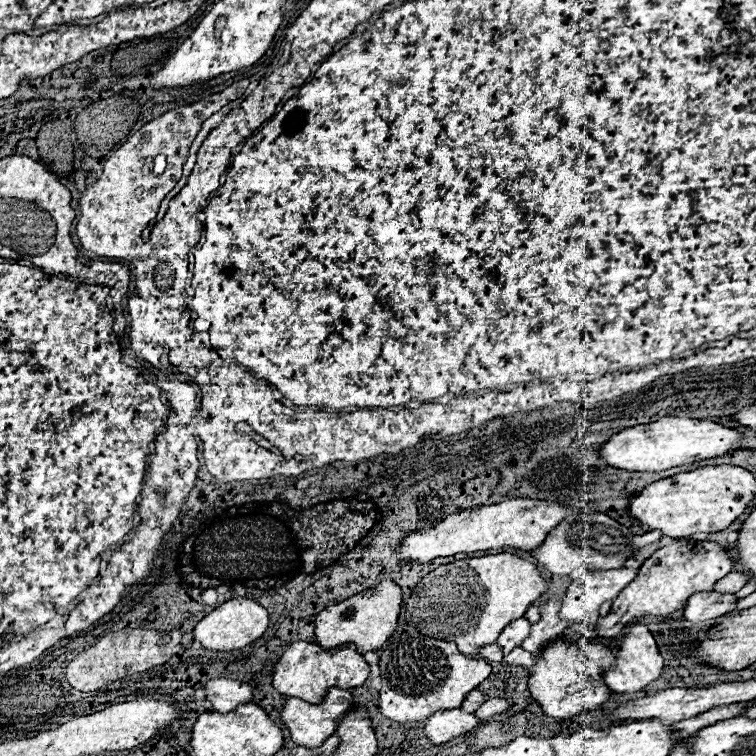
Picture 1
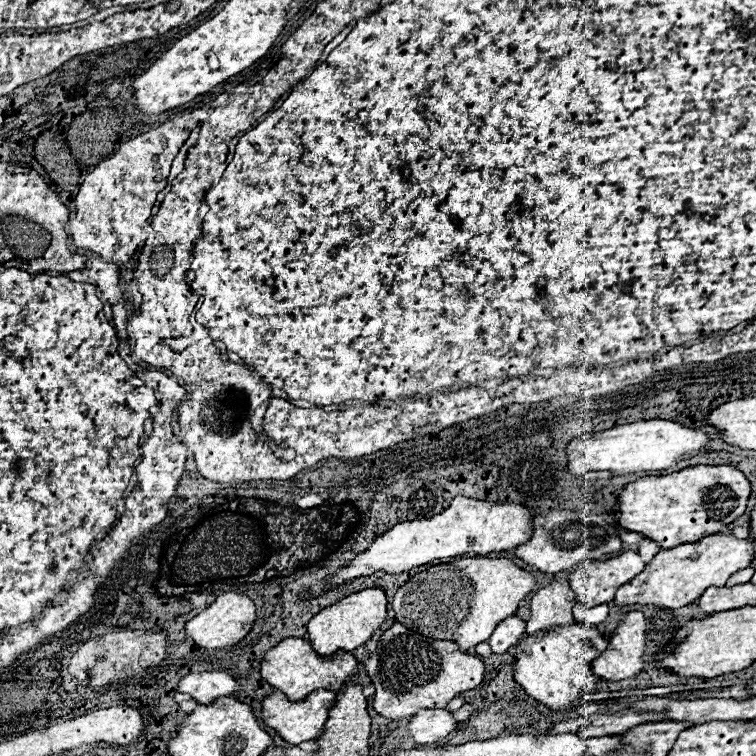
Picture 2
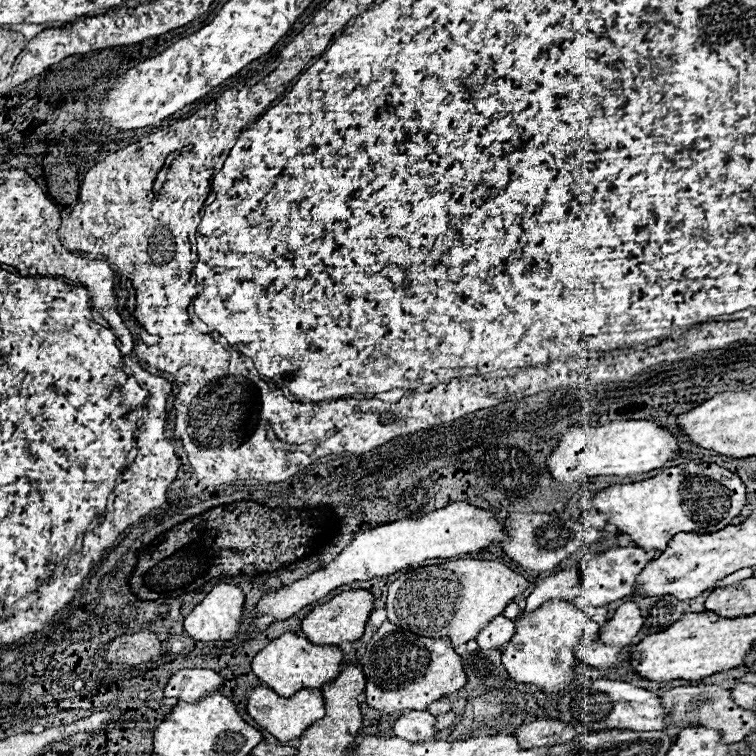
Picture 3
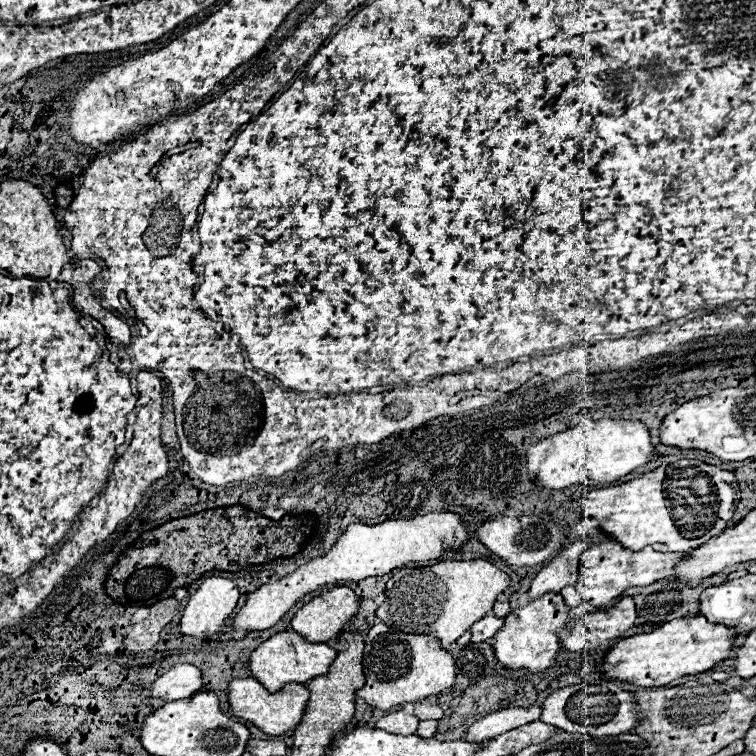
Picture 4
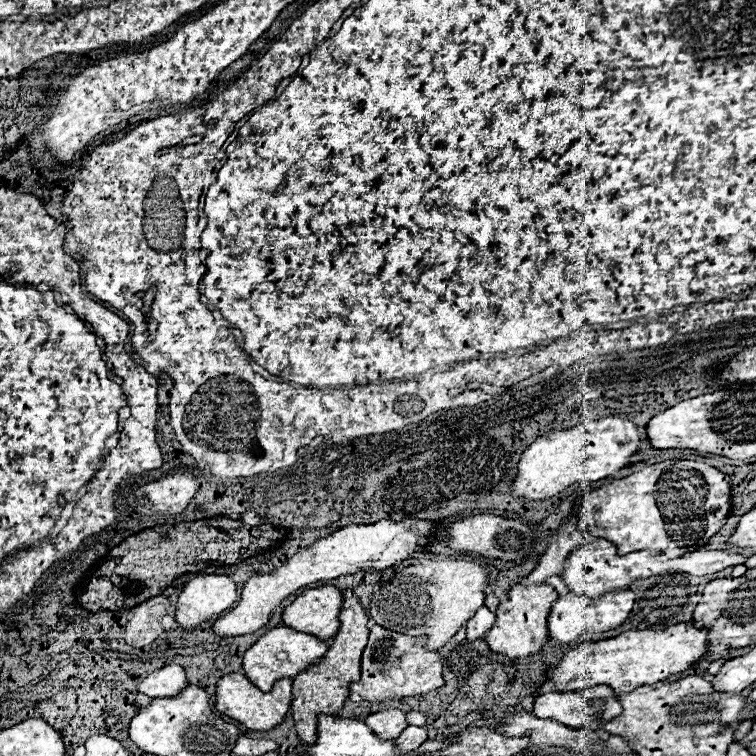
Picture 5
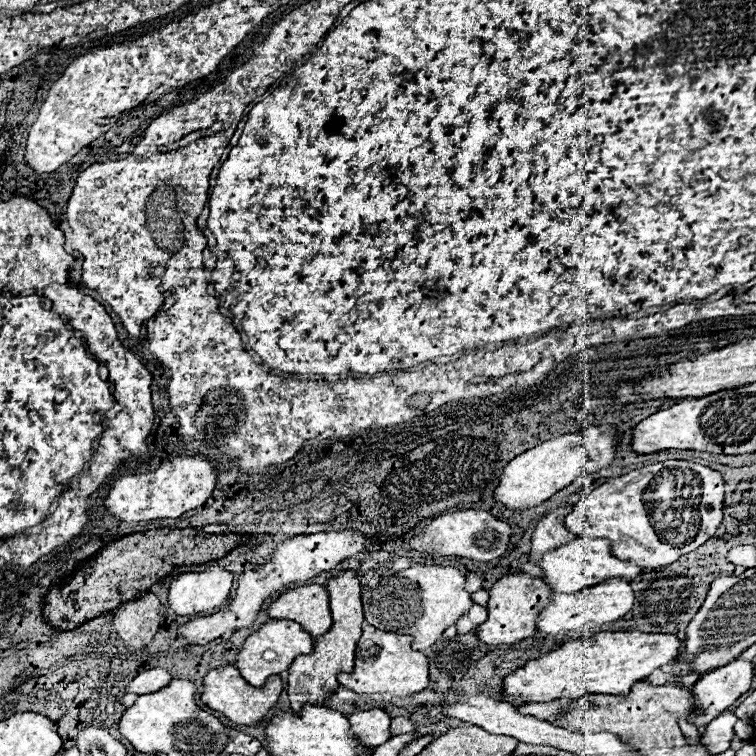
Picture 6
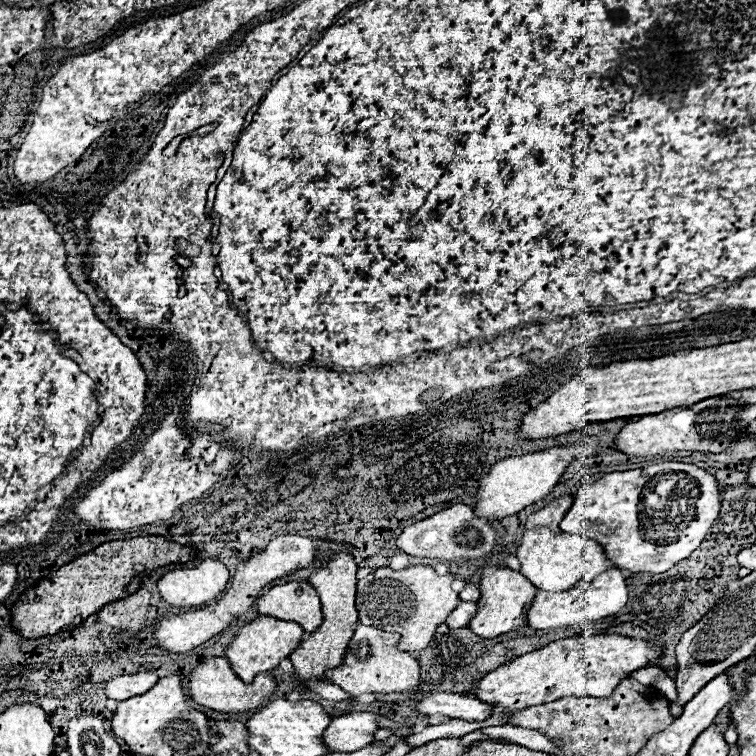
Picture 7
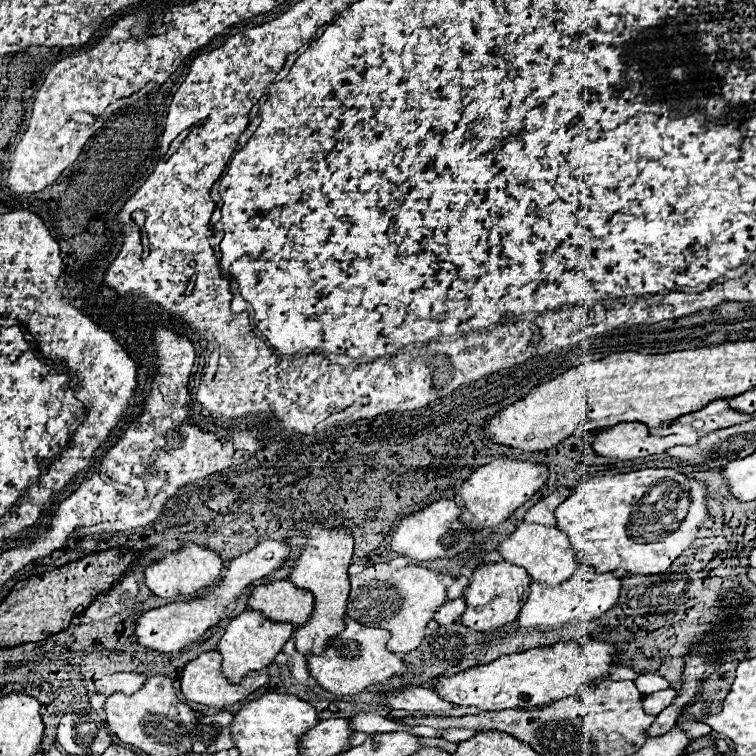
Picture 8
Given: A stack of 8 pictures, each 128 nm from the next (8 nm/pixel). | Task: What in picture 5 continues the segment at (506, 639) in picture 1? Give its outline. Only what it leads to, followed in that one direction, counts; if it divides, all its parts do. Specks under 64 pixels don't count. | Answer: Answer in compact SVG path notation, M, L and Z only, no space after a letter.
M480 608L468 622L466 622L466 636L468 638L484 638L488 634L488 630L492 628L492 624L496 622L494 612L490 612L488 608Z

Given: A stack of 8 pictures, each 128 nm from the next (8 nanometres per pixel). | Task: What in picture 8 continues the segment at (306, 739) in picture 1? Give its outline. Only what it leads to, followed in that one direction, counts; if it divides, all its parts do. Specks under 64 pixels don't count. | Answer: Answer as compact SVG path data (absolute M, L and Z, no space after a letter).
M204 652L198 658L190 660L184 666L182 676L180 676L180 688L182 688L182 694L186 696L186 700L192 700L192 702L198 702L198 704L204 704L204 706L218 706L218 708L240 702L242 698L246 698L248 694L252 694L254 690L258 690L266 684L268 684L268 676L260 674L260 672L246 674L240 680L240 684L230 684L228 680L224 680L220 676L220 654L218 652Z

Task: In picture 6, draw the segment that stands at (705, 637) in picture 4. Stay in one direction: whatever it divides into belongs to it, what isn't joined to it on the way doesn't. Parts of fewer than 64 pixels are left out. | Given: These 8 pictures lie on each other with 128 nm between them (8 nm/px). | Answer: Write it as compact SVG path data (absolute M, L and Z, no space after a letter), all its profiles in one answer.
M598 632L598 634L590 636L590 638L578 638L578 640L566 642L566 644L562 644L562 646L558 646L556 650L550 650L550 652L548 652L548 654L544 654L542 658L532 660L532 662L528 662L528 664L524 664L524 666L522 666L522 668L518 668L516 672L510 672L510 674L504 678L504 682L502 682L502 698L504 698L504 700L508 700L508 702L518 702L518 700L522 700L522 704L528 704L528 702L552 702L554 698L572 700L572 698L580 698L580 696L584 696L584 694L628 694L628 690L630 690L630 688L632 688L636 682L644 680L644 678L646 678L646 676L650 676L654 670L662 668L664 664L672 664L672 662L678 658L680 648L682 648L682 642L680 642L680 640L678 640L674 634L644 634L644 632Z

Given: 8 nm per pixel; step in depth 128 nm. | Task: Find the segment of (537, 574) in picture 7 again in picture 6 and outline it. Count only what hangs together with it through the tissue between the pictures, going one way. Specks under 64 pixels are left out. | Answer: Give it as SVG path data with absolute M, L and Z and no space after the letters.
M578 536L572 542L546 552L540 558L538 568L544 572L544 580L548 582L550 590L552 592L564 592L564 594L574 594L586 586L594 586L594 584L604 582L608 578L634 580L642 572L632 562L616 560L610 554L610 542L606 538L588 538L588 536Z

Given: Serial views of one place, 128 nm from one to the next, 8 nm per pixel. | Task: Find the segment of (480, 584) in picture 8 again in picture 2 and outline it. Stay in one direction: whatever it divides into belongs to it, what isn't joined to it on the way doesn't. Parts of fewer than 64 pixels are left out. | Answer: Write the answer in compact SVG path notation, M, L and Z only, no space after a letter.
M584 622L568 626L550 626L532 636L524 636L514 654L514 680L538 702L560 710L584 694L596 692L598 678L592 672L592 660L608 646L596 630Z

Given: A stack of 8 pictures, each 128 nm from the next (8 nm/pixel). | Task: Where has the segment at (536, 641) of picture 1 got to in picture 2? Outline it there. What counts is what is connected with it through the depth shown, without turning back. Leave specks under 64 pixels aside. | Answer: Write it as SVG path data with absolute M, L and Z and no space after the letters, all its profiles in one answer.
M556 580L530 598L530 620L526 622L526 634L540 632L548 626L572 624L572 608L576 604L576 594L572 592L568 580Z

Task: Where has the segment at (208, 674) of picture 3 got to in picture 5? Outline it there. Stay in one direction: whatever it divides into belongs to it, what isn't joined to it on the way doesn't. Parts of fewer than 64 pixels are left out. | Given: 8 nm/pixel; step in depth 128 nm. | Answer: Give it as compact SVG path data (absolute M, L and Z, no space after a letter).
M168 664L148 674L138 684L138 692L150 698L166 698L166 696L176 696L180 690L184 690L184 686L188 686L184 668L178 664Z

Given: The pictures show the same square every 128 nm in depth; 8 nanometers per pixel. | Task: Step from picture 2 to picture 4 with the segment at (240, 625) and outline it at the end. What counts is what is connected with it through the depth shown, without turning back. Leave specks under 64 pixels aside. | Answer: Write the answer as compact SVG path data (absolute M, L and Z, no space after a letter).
M218 576L206 578L188 598L180 618L180 632L196 638L218 634L236 608L238 598L240 592L232 580Z

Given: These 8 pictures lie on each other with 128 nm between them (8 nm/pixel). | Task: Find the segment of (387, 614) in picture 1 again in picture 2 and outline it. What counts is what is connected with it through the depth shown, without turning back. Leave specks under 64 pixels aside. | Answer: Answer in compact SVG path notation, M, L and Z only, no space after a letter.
M368 588L360 590L352 596L342 598L340 602L320 610L310 622L308 622L308 634L310 644L318 654L332 654L336 650L354 650L356 646L362 646L370 640L370 636L382 626L386 618L386 592L380 588Z

